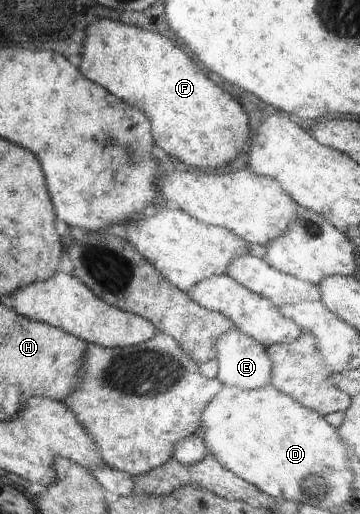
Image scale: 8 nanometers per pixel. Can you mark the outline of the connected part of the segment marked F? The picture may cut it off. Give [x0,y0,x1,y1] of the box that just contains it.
[79,20,247,168]

